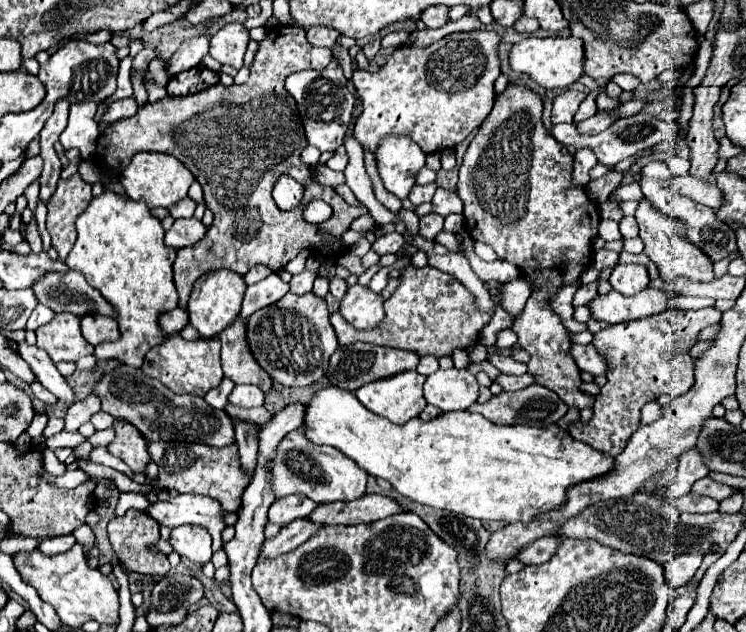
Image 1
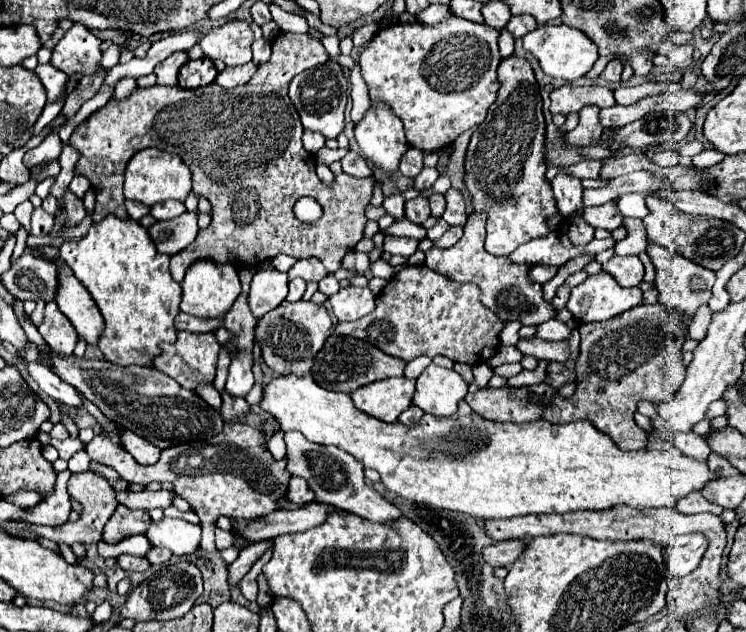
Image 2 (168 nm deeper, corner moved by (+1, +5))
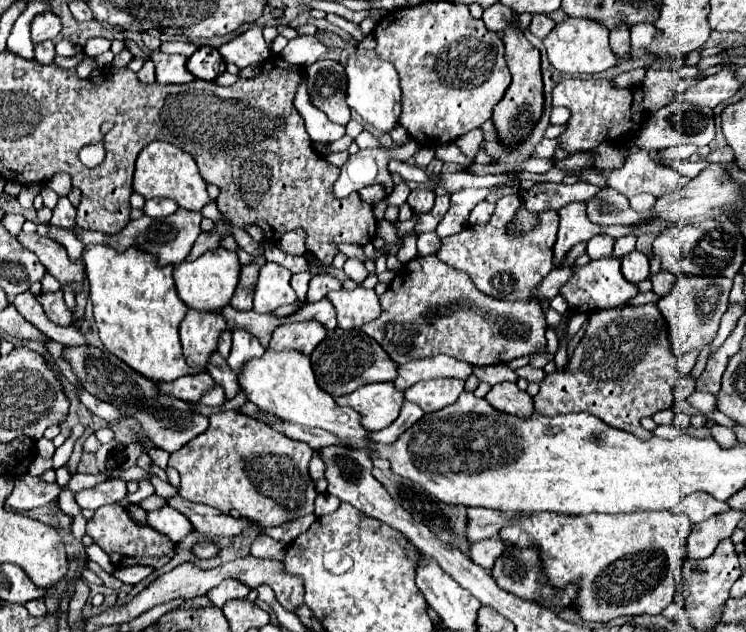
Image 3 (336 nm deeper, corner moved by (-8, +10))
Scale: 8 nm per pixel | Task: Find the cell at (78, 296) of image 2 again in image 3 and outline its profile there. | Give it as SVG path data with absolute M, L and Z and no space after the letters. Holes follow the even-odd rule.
M19 232L17 240L21 242L23 248L29 248L31 252L35 252L41 264L47 268L47 272L55 276L61 284L71 282L77 292L81 290L83 266L71 262L63 246L59 246L51 238L43 238L39 234L27 234L27 232Z

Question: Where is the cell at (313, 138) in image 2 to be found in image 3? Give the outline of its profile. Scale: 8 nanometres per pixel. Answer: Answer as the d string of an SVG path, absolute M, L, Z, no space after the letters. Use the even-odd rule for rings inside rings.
M303 74L303 80L297 86L297 94L295 94L293 106L303 116L305 128L307 128L307 134L311 136L311 140L329 144L329 142L335 142L335 140L343 138L345 136L345 126L337 126L337 124L329 122L327 116L319 108L315 108L311 104L305 84L307 84L307 74Z

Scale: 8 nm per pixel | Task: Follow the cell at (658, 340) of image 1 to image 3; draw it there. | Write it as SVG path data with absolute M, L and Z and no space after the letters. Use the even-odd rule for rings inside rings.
M655 304L597 310L589 316L587 334L573 350L569 364L553 374L545 374L533 406L535 412L545 416L589 412L605 424L645 440L653 434L639 420L675 404L673 390L679 382L677 362L673 352L669 352L669 328L665 328L665 318Z

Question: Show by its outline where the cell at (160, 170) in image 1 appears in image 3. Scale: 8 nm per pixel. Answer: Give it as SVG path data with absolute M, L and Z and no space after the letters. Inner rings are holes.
M151 142L139 152L135 162L133 190L143 198L171 198L179 204L179 208L195 212L199 212L205 204L215 202L207 194L207 182L201 178L193 156L167 142Z

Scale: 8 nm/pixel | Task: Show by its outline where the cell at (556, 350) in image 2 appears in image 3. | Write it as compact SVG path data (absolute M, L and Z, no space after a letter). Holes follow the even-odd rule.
M437 256L413 258L401 268L395 280L389 284L387 292L381 296L381 316L369 324L365 324L363 332L377 340L381 348L389 354L389 358L401 366L411 360L421 360L437 354L447 354L457 360L463 360L471 366L493 366L507 364L515 358L539 352L545 348L547 340L543 336L543 310L531 308L531 304L539 304L537 300L497 300L475 288L471 278L455 268L443 264Z

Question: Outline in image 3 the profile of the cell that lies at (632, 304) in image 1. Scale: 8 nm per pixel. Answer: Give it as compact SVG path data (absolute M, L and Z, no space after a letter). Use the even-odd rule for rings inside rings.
M607 256L607 258L599 258L599 260L591 260L585 266L571 266L573 276L561 286L559 294L567 300L567 306L571 312L585 312L585 314L593 314L605 308L617 308L617 306L625 306L635 294L637 294L637 286L627 282L621 276L619 270L621 260Z

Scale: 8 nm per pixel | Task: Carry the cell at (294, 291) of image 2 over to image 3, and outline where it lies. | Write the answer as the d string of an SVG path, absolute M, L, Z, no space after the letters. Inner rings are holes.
M305 272L291 276L291 286L297 292L299 300L305 300L305 294L307 294L307 288L309 288L309 280L311 280L311 274L305 274Z

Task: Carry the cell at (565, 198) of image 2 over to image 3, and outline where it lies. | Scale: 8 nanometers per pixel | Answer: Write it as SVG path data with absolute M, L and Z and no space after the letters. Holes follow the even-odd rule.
M571 202L565 208L559 210L559 232L557 232L557 242L553 246L553 268L559 268L567 256L567 252L579 244L585 242L597 234L606 234L614 238L630 235L638 231L643 231L650 223L641 224L635 227L629 226L597 226L587 220L585 216L585 204L581 202Z

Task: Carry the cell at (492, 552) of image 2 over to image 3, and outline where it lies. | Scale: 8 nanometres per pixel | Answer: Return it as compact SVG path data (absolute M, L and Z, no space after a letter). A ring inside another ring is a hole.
M481 540L469 546L467 556L479 564L481 568L489 570L493 566L493 560L507 548L507 544L503 540Z

